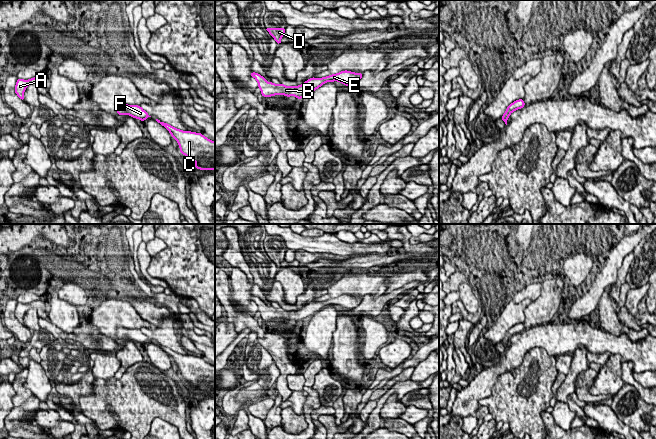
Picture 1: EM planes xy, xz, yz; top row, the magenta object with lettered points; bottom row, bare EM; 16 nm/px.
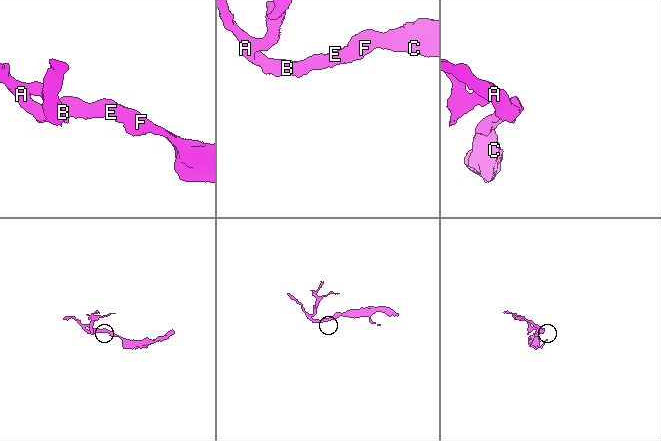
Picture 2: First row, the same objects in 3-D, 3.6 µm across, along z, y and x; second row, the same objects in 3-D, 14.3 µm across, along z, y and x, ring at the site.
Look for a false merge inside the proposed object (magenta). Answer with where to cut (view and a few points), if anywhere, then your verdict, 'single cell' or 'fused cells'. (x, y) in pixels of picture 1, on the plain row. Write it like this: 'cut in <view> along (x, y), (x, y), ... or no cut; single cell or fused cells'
no cut; single cell

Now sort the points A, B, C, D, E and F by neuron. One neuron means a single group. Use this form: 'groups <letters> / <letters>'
groups A B C D E F

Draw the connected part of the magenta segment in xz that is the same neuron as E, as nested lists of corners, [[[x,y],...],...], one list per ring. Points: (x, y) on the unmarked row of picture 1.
[[[345,294],[323,302],[312,301],[299,310],[285,310],[282,307],[274,308],[272,306],[267,306],[264,301],[255,296],[250,297],[250,299],[258,306],[258,311],[260,312],[263,321],[285,319],[286,321],[295,320],[299,324],[302,321],[306,321],[309,316],[315,315],[326,306],[338,305],[345,310],[350,310],[357,307],[363,300],[361,297]]]

